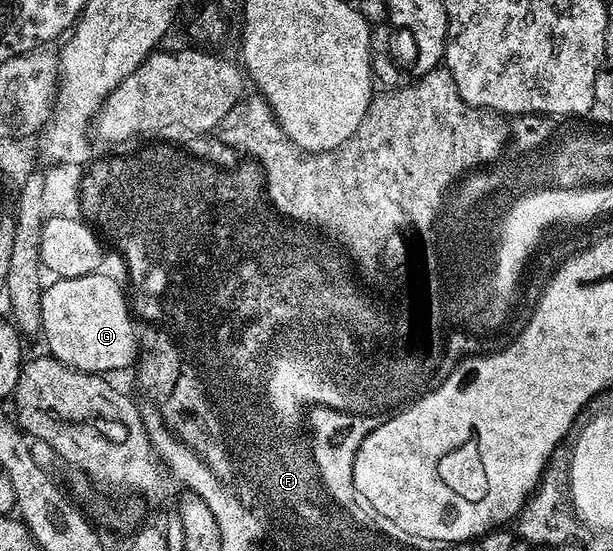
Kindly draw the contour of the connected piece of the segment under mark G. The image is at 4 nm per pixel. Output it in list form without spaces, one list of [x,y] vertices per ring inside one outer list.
[[[104,274],[83,275],[73,279],[57,278],[52,281],[56,283],[48,283],[43,288],[43,295],[40,296],[42,339],[46,344],[47,354],[73,367],[75,371],[109,373],[108,371],[120,371],[123,367],[131,368],[142,351],[141,340],[136,340],[138,323],[130,310],[129,296],[125,288],[124,291],[120,288],[118,280]]]

